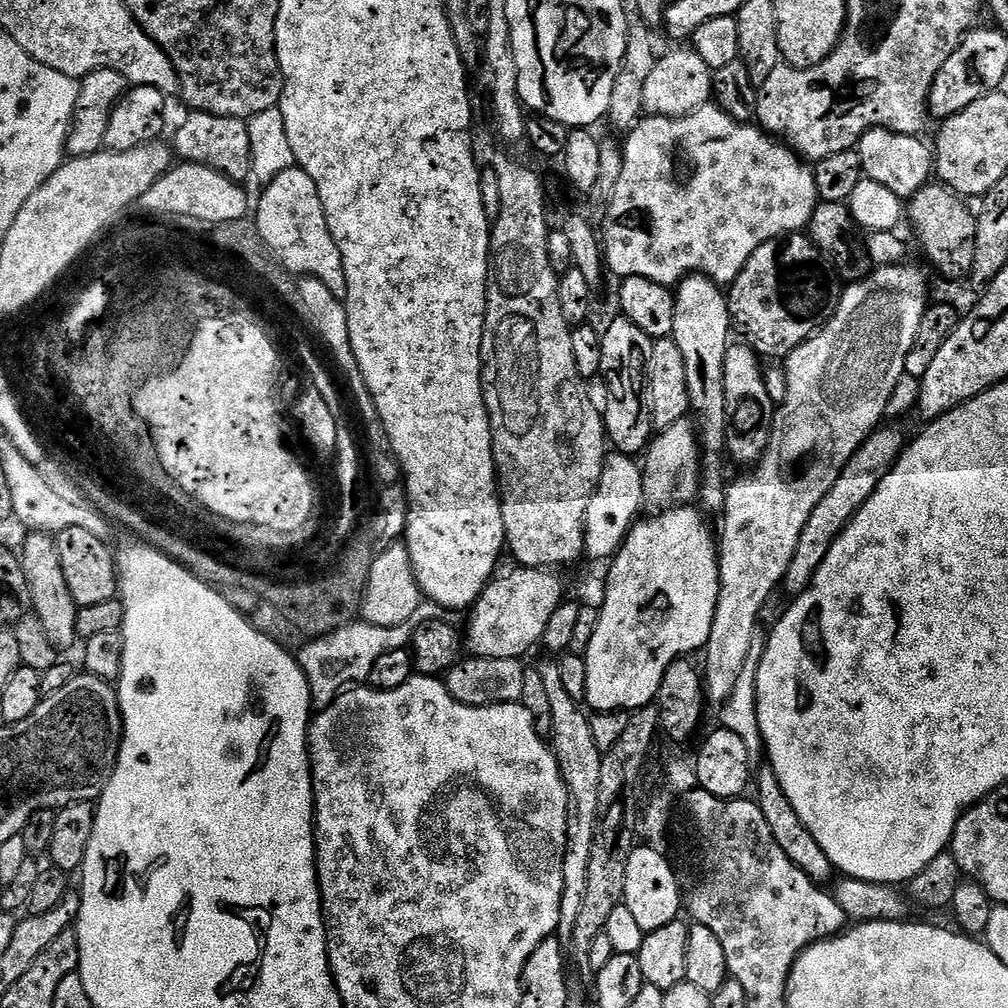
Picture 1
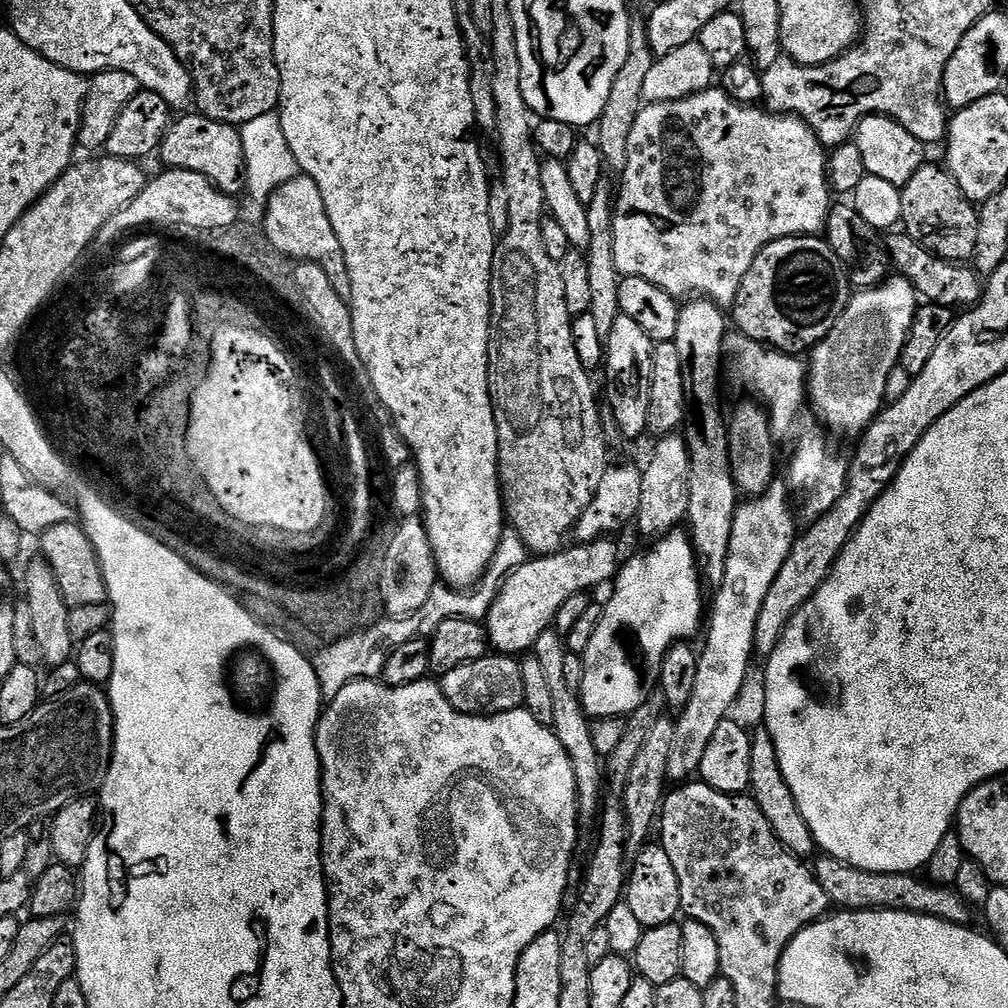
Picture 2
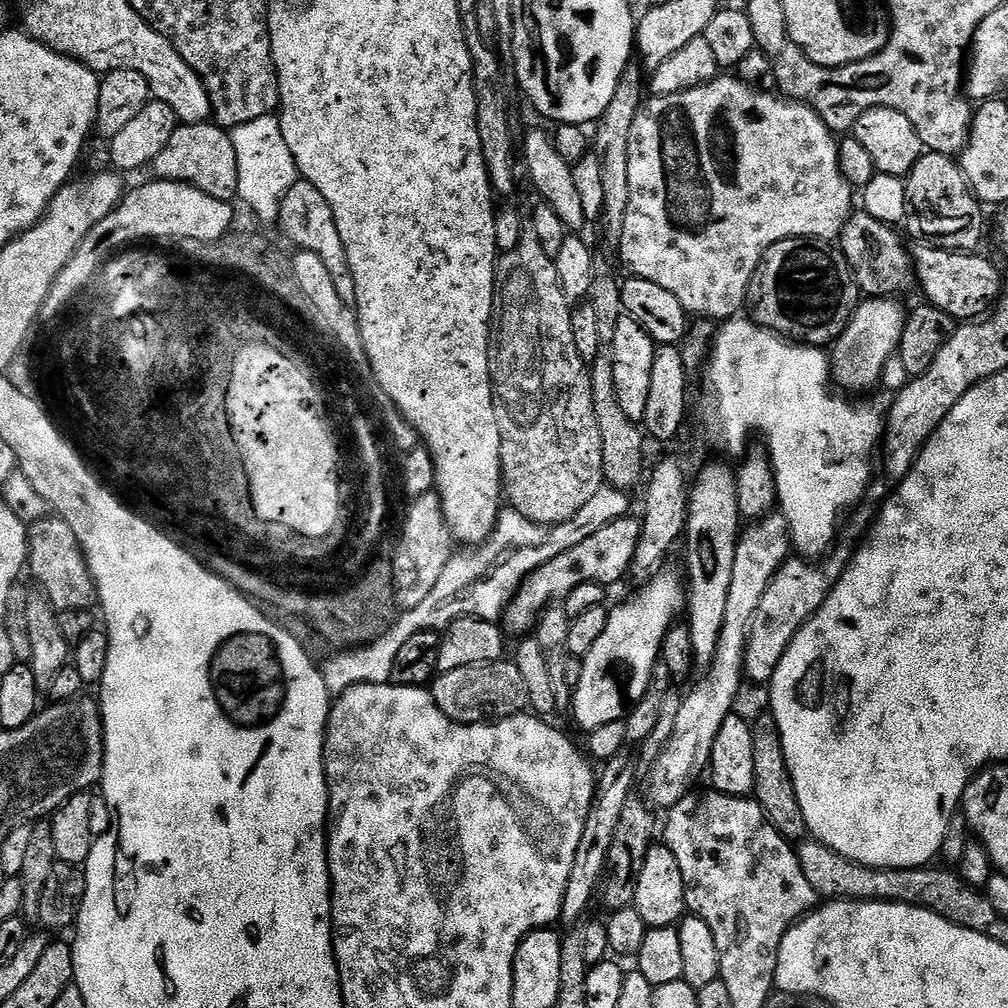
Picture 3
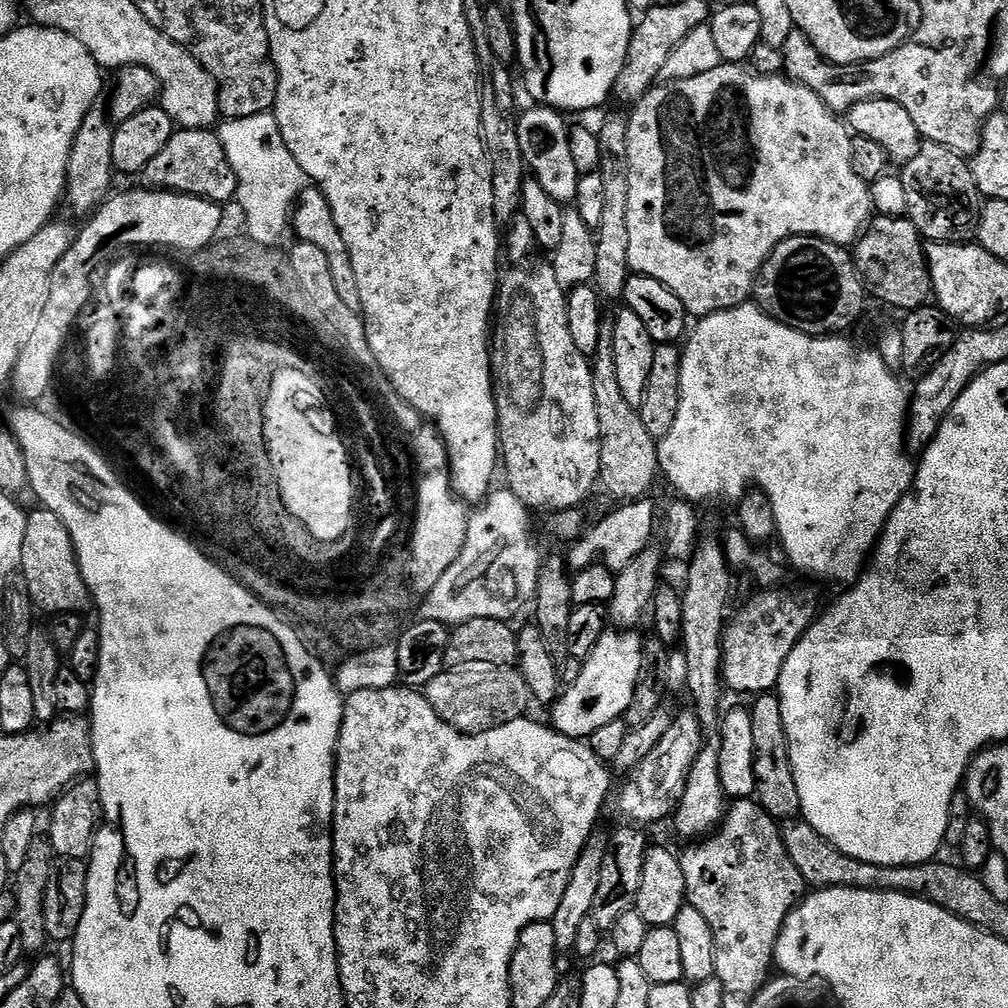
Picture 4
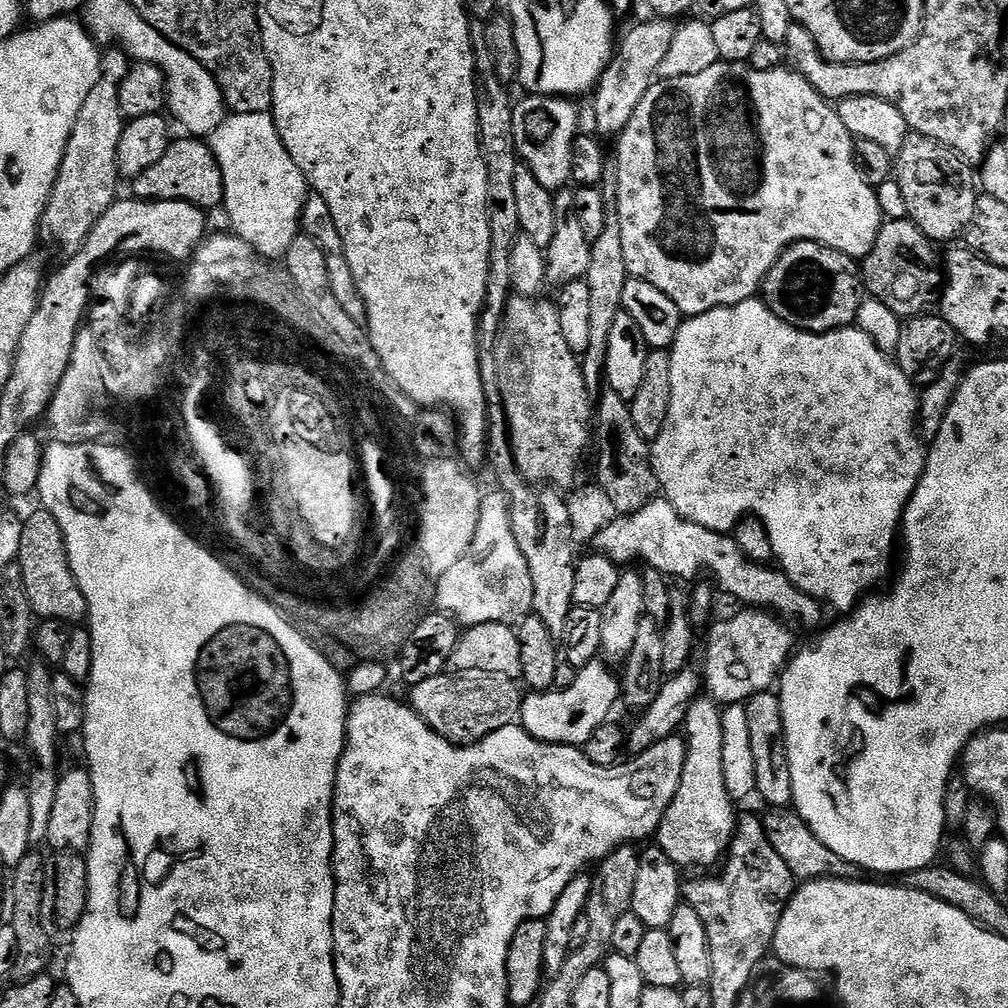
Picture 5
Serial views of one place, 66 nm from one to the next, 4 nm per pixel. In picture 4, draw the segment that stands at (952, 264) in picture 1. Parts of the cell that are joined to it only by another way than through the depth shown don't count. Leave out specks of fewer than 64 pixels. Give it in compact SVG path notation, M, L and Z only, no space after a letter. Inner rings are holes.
M921 143L920 152L903 165L898 176L906 190L907 219L919 230L925 241L963 244L973 235L982 207L971 163L946 146Z

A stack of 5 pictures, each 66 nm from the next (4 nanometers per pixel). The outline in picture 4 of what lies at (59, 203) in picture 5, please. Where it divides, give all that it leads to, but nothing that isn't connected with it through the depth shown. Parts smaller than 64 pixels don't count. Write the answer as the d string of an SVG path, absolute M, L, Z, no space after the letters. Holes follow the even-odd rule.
M103 107L91 108L82 118L82 126L74 138L74 146L70 150L68 163L68 179L66 181L66 204L76 216L87 217L96 211L108 199L112 188L112 151L114 150L113 121ZM112 188L112 189L111 189Z

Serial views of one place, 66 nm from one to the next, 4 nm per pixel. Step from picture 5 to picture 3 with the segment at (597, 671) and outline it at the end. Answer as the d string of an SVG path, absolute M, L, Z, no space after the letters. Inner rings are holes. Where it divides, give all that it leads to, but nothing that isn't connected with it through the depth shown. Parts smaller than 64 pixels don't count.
M662 570L651 580L639 585L640 592L636 592L625 604L614 607L608 614L608 625L602 630L602 638L590 646L590 650L584 655L582 666L582 678L572 693L572 707L570 715L576 719L576 724L584 734L592 732L598 726L606 726L606 722L624 720L630 709L636 705L646 694L648 685L652 682L652 671L656 669L661 659L660 648L663 639L666 638L668 627L673 624L676 616L685 611L686 588L674 573Z

